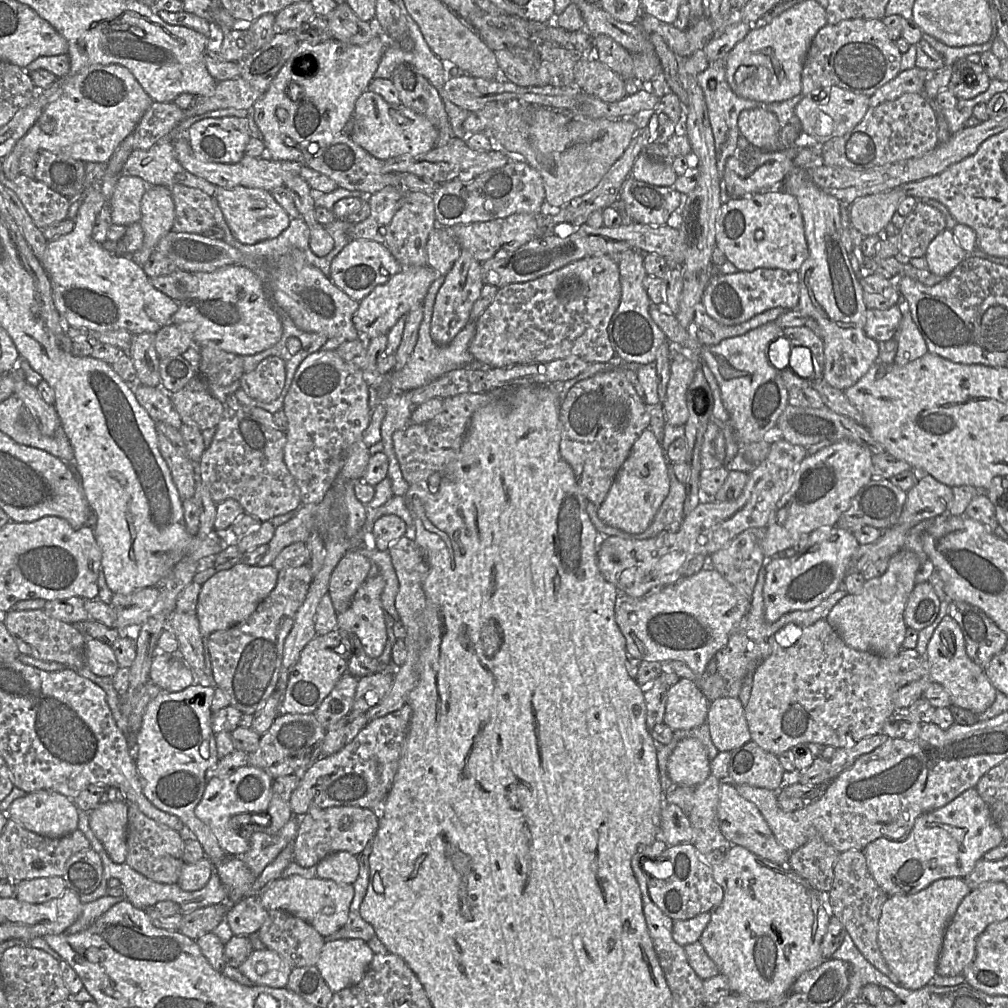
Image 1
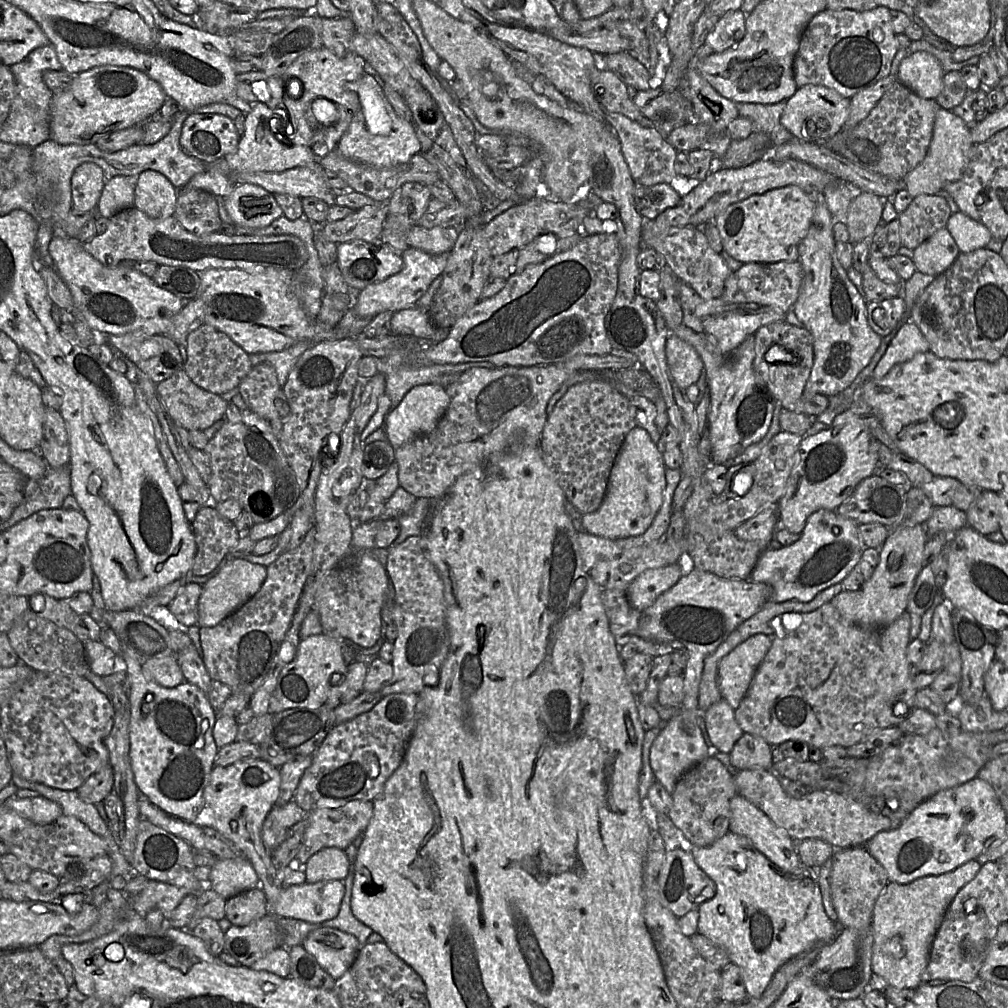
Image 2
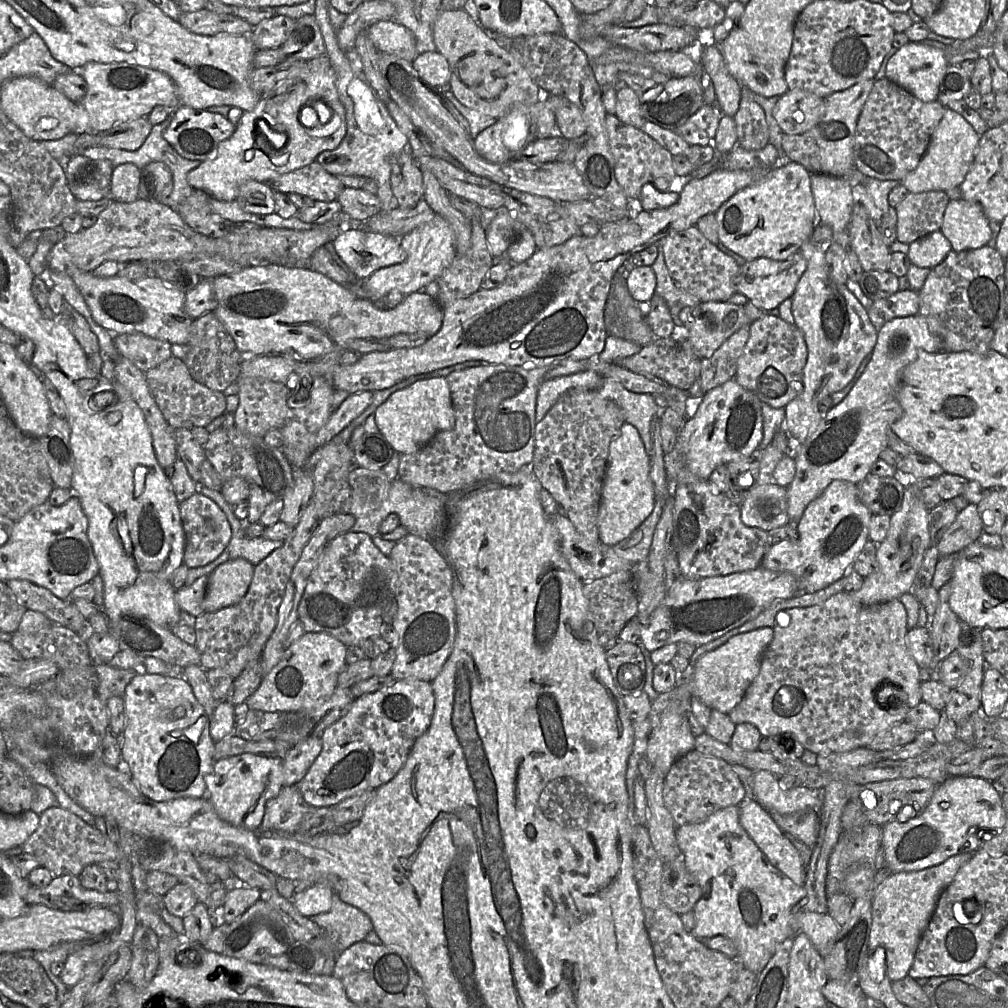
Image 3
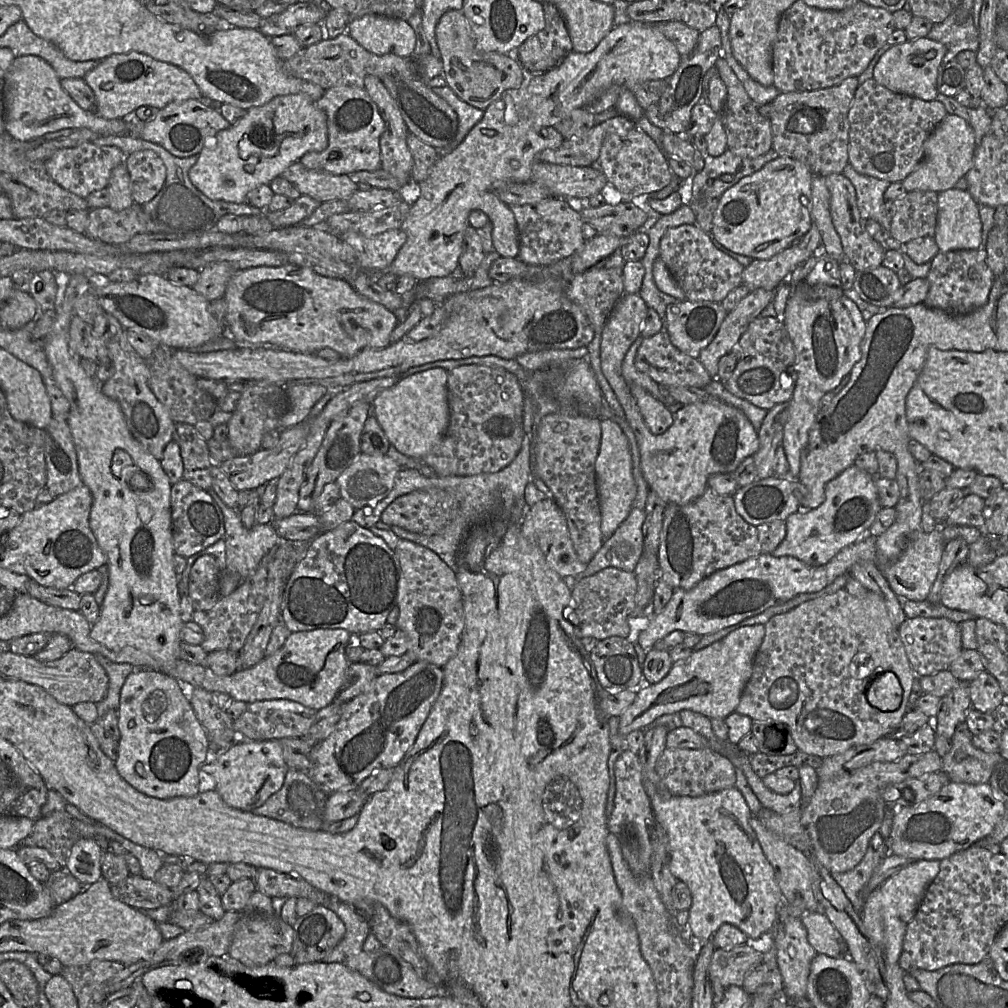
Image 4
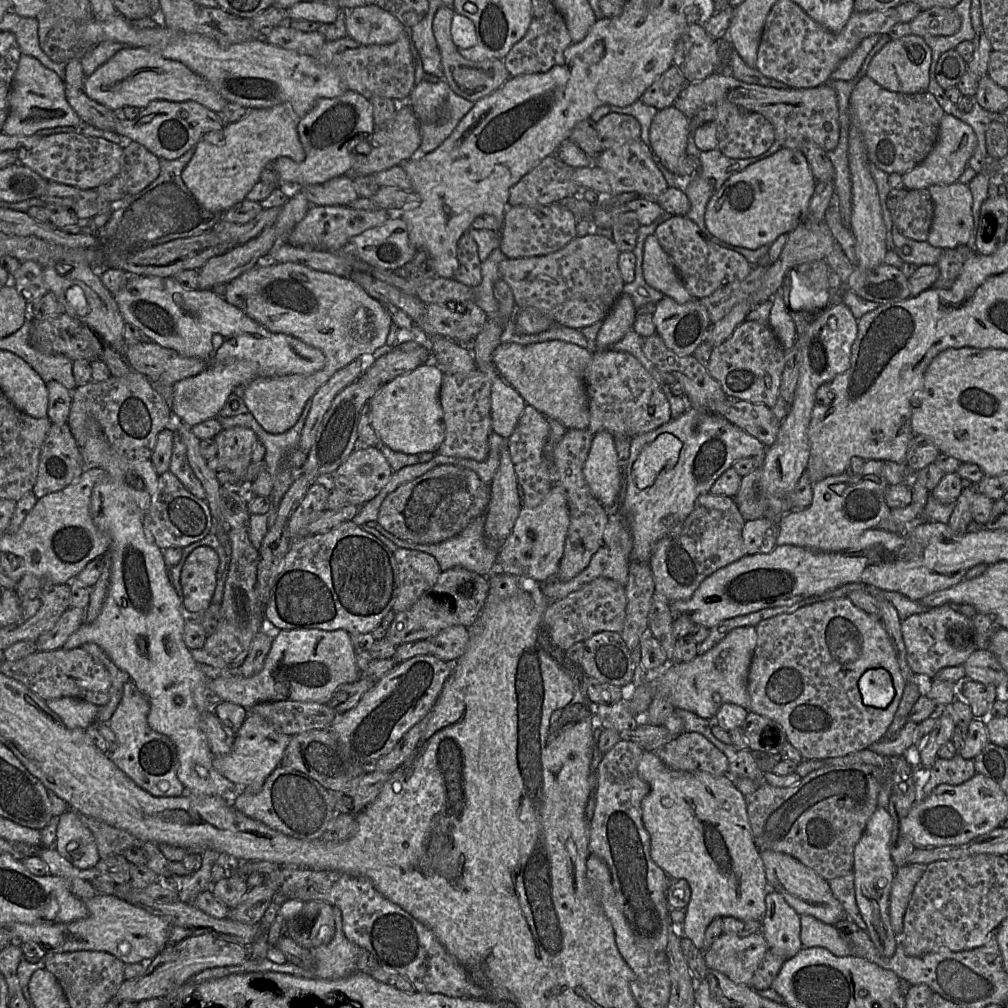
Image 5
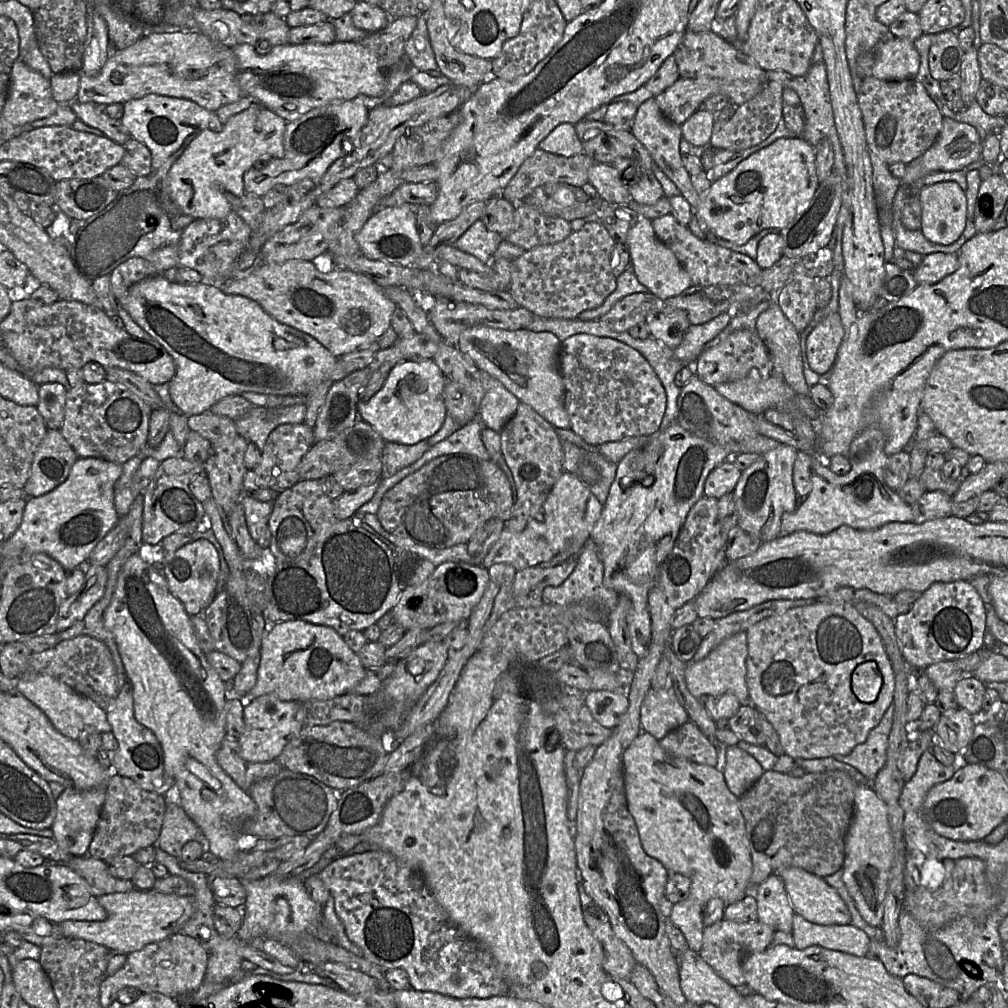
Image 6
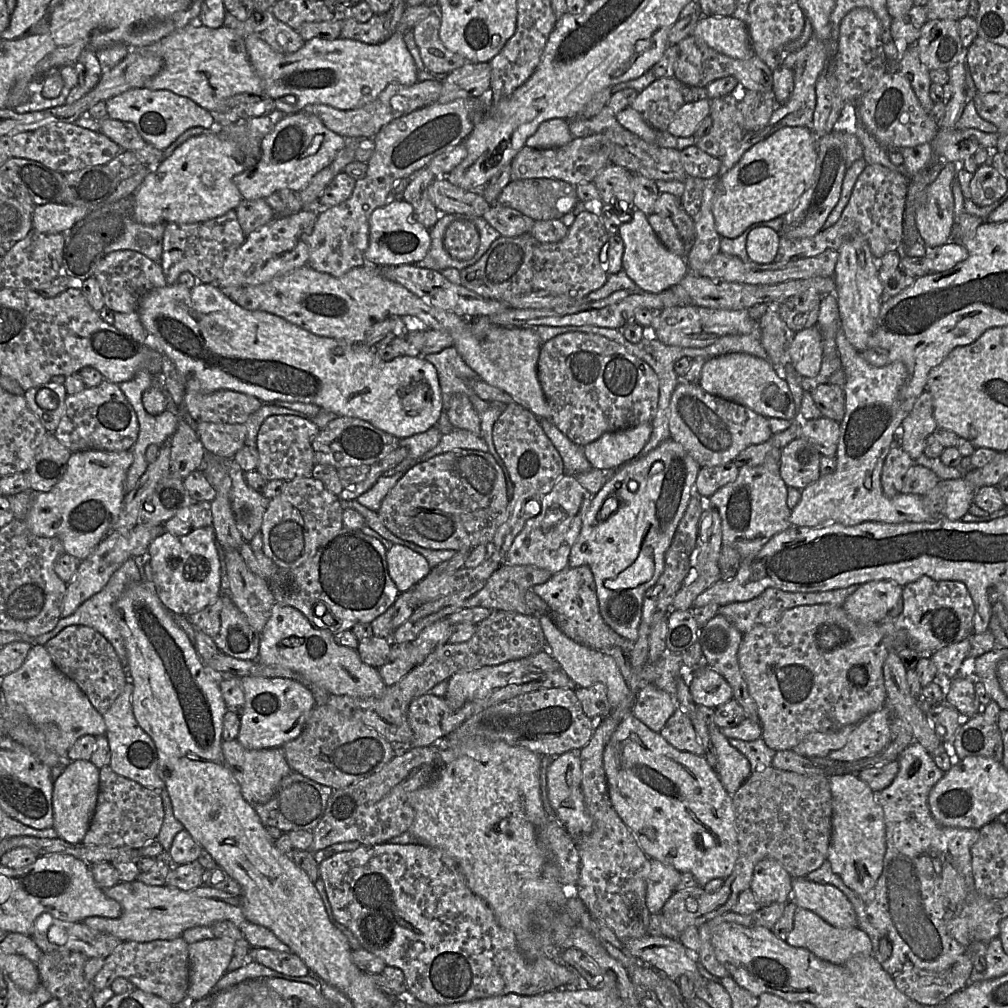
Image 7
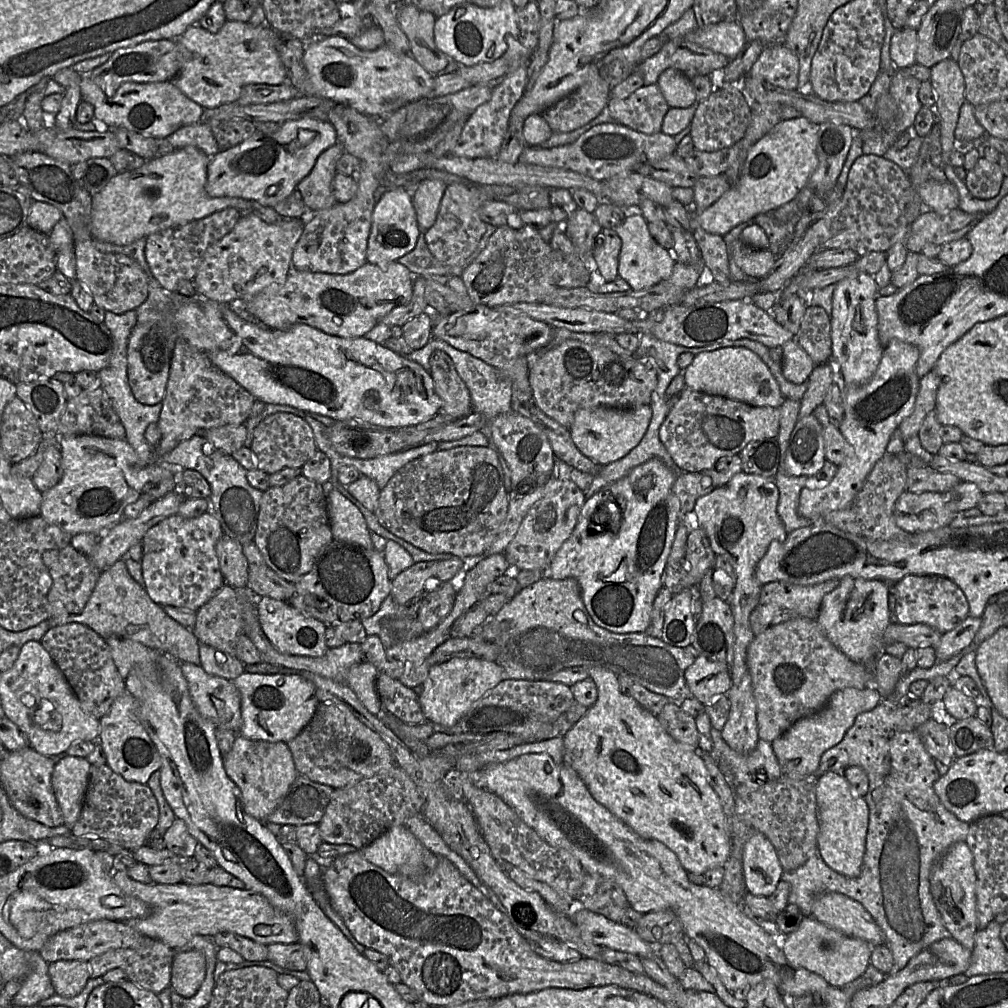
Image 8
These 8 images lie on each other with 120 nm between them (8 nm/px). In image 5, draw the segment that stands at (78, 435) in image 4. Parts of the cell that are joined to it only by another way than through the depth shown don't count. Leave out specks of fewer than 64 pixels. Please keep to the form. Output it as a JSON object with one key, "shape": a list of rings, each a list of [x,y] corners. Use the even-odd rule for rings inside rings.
{"shape":[[[94,419],[86,420],[86,428],[88,439],[80,448],[84,469],[101,468],[106,472],[104,479],[92,491],[90,515],[99,531],[109,540],[113,565],[110,586],[100,615],[93,622],[84,623],[73,633],[63,649],[81,647],[86,643],[100,646],[120,669],[129,674],[130,680],[148,698],[150,704],[147,715],[148,725],[174,742],[179,759],[177,777],[184,785],[186,792],[194,795],[216,795],[227,802],[232,802],[245,788],[222,776],[212,765],[214,755],[206,735],[200,728],[201,714],[213,710],[210,704],[211,691],[207,686],[209,679],[198,668],[190,649],[185,644],[184,628],[187,623],[184,617],[185,609],[171,583],[163,550],[144,530],[144,517],[150,507],[151,497],[157,490],[159,474],[151,459],[137,461],[119,455],[110,446]],[[196,766],[203,766],[208,771],[208,776],[200,776],[196,771]]]}

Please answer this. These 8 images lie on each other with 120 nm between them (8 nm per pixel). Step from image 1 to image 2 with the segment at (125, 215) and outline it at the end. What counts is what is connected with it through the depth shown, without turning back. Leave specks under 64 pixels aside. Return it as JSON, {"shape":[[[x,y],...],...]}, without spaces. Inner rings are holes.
{"shape":[[[116,176],[108,179],[97,204],[97,213],[111,218],[116,213],[134,206],[136,177]]]}

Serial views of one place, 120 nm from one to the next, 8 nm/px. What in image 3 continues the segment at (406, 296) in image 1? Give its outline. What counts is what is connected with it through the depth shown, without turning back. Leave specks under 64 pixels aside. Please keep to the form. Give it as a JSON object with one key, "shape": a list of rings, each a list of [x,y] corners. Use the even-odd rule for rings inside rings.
{"shape":[[[438,214],[431,221],[403,235],[400,243],[406,253],[405,261],[381,268],[364,280],[366,299],[380,300],[392,290],[398,290],[404,295],[422,291],[429,283],[441,277],[457,255],[453,230]]]}

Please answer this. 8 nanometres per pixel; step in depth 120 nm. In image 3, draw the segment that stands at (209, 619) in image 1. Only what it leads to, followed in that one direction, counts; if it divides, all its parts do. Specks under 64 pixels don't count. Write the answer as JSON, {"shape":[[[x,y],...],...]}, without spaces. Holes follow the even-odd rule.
{"shape":[[[243,558],[231,559],[209,576],[204,612],[215,612],[239,603],[251,584],[255,566]]]}

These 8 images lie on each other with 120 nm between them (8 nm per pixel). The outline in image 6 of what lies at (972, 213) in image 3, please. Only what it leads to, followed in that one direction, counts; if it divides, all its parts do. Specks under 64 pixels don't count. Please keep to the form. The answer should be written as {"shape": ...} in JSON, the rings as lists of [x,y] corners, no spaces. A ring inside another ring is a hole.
{"shape":[[[953,181],[937,182],[918,190],[923,235],[931,242],[949,245],[963,233],[967,219],[965,191]]]}

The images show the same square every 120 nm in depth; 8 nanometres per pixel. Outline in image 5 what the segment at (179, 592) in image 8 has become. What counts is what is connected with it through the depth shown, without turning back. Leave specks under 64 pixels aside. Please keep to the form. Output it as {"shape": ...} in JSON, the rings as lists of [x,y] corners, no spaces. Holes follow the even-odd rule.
{"shape":[[[203,545],[191,552],[180,575],[185,610],[200,614],[210,606],[219,566],[219,556],[213,548]]]}

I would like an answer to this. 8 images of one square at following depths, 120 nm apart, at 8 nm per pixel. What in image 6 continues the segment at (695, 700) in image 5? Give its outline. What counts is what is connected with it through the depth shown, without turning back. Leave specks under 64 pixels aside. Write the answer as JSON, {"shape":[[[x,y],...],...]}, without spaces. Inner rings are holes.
{"shape":[[[746,631],[722,641],[704,659],[686,665],[685,679],[690,693],[699,700],[706,696],[721,695],[723,693],[734,694],[741,705],[749,705],[750,697],[746,683],[746,658],[748,654]]]}

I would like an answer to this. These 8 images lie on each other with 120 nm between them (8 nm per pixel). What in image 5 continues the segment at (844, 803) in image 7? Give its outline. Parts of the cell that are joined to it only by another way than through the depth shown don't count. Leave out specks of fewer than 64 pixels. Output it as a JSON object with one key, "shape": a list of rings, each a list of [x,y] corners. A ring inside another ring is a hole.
{"shape":[[[878,807],[867,822],[866,828],[854,849],[854,887],[855,900],[867,933],[884,957],[892,957],[897,948],[899,937],[892,929],[889,917],[889,903],[896,866],[891,858],[891,836],[893,819],[887,809]]]}

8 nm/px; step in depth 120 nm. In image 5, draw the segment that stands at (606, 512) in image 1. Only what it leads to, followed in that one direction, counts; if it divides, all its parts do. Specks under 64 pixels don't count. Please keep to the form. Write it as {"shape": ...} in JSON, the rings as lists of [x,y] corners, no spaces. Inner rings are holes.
{"shape":[[[602,430],[594,434],[583,474],[595,498],[605,509],[610,508],[621,488],[619,459],[610,432]]]}

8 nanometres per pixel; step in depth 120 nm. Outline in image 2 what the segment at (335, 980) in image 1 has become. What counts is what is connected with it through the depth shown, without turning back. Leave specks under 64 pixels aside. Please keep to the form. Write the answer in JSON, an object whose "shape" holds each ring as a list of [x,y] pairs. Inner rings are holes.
{"shape":[[[321,927],[312,930],[302,946],[334,980],[353,964],[361,944],[355,936],[341,930]]]}

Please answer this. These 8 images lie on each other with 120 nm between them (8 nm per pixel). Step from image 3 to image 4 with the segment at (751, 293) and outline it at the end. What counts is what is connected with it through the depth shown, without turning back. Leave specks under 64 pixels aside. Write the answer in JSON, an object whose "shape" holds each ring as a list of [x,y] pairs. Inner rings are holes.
{"shape":[[[812,224],[809,231],[803,235],[797,242],[790,247],[779,252],[770,259],[753,260],[752,263],[746,266],[743,270],[743,283],[751,290],[763,288],[774,291],[781,284],[785,283],[791,274],[803,263],[805,263],[816,252],[821,250],[822,236],[816,224]]]}

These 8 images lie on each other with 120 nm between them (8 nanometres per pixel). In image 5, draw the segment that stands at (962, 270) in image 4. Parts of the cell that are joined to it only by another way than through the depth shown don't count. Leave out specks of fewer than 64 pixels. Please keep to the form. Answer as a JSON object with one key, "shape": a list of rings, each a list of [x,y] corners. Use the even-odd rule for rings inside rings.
{"shape":[[[973,245],[944,249],[936,264],[939,276],[931,288],[950,288],[960,275],[964,263],[975,253],[977,252]]]}

